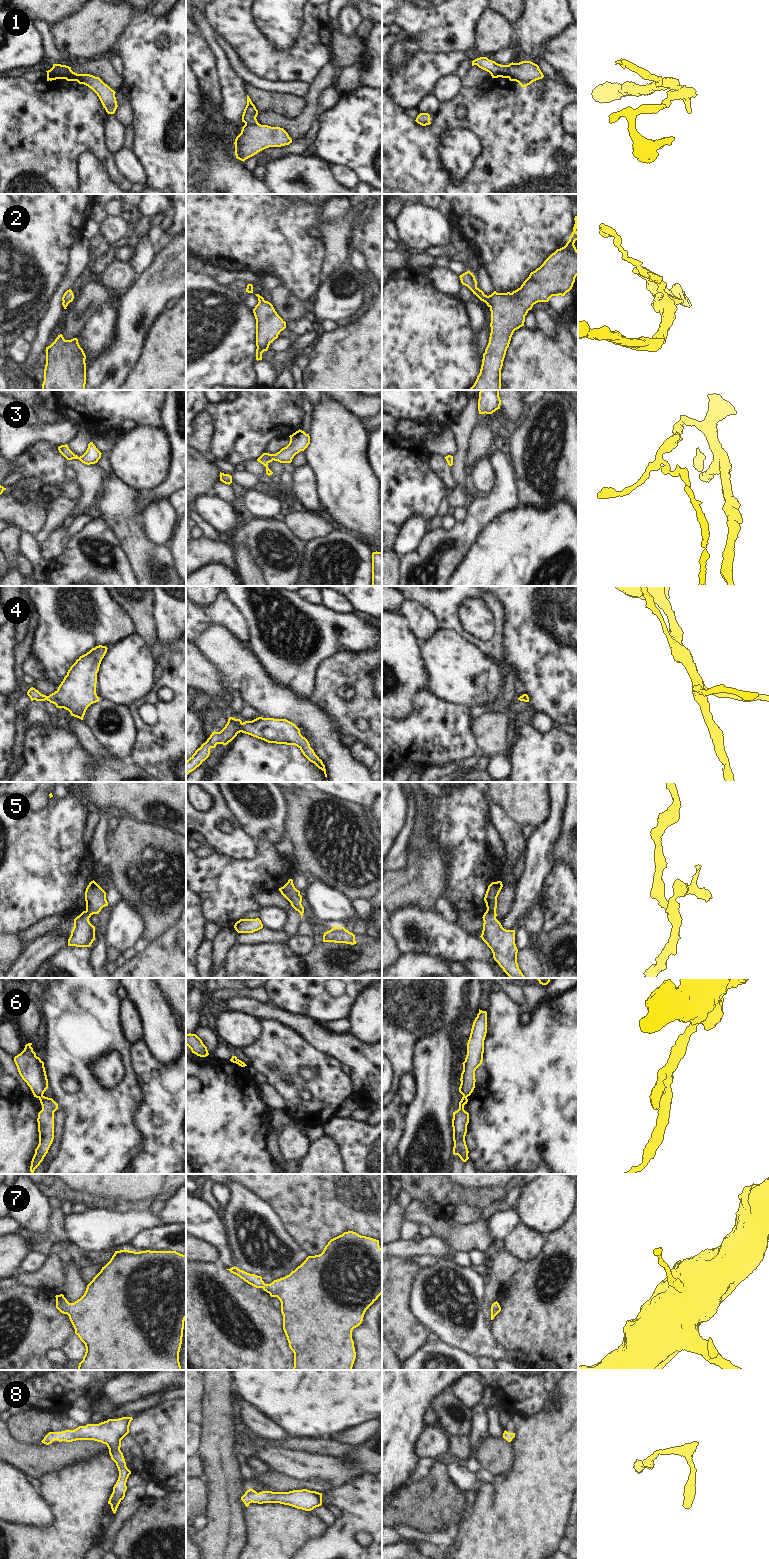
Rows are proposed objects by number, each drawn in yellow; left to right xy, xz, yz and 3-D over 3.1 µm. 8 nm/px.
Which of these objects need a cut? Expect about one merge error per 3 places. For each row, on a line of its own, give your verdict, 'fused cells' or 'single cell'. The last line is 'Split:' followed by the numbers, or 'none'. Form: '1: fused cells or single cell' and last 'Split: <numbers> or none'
1: fused cells
2: single cell
3: single cell
4: single cell
5: fused cells
6: fused cells
7: single cell
8: single cell
Split: 1, 5, 6

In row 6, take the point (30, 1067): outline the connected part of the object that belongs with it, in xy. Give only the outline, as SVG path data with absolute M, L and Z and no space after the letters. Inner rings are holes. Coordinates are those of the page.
M32 1043L26 1044L24 1050L14 1057L14 1062L34 1097L40 1098L48 1088L48 1079L44 1062L36 1056L31 1045Z

